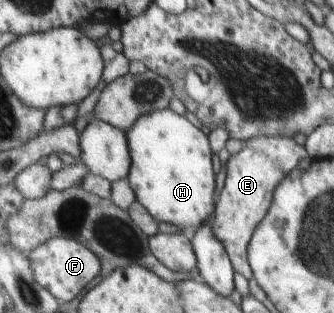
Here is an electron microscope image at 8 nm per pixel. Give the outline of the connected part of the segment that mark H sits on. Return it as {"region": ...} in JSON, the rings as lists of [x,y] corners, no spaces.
{"region":[[[169,107],[140,115],[125,133],[131,158],[127,180],[136,195],[136,200],[152,215],[154,221],[177,225],[182,232],[187,233],[210,221],[216,202],[213,200],[215,195],[215,173],[211,164],[213,151],[208,135],[205,135],[201,128],[195,127],[186,116],[175,113]]]}

